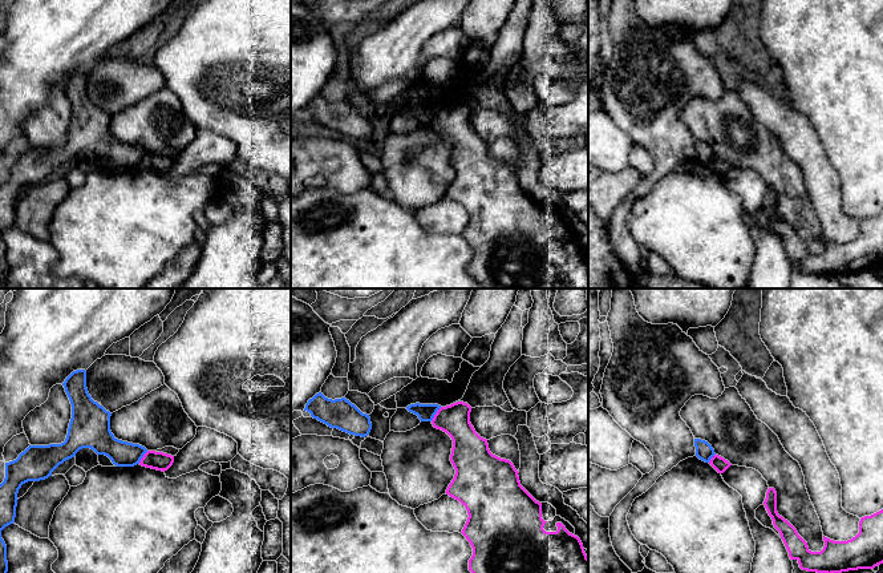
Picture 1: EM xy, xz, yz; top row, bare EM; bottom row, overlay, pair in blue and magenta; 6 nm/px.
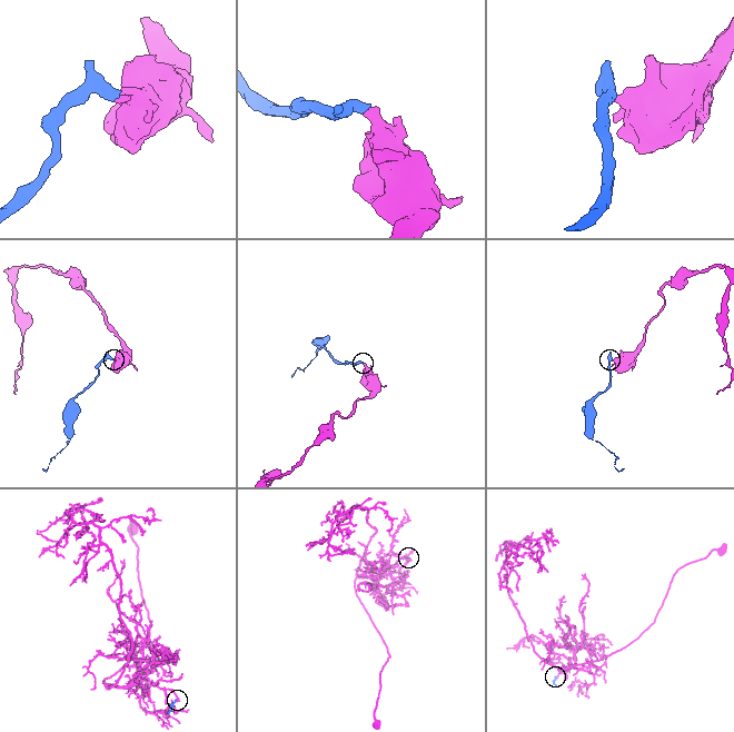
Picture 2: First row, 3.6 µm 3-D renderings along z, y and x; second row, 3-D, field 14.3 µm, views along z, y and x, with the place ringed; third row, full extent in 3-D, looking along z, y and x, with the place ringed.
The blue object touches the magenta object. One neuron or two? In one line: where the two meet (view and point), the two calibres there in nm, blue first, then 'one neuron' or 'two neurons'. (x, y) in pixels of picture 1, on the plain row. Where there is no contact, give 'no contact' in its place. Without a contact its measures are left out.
xz (436, 114) | 110/190 nm | two neurons

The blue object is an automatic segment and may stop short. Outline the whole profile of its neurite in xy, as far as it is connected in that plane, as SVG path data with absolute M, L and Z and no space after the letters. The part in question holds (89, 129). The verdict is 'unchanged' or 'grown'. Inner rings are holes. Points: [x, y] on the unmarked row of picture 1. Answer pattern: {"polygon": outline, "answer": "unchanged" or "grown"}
{"polygon": "M73 73L62 85L72 106L68 137L61 146L29 148L13 164L5 165L5 181L0 186L0 288L7 288L7 247L1 233L15 225L17 195L23 186L40 183L82 150L108 158L117 169L139 166L147 152L139 146L122 144L110 133L110 118L92 101L86 90L86 73Z", "answer": "unchanged"}

